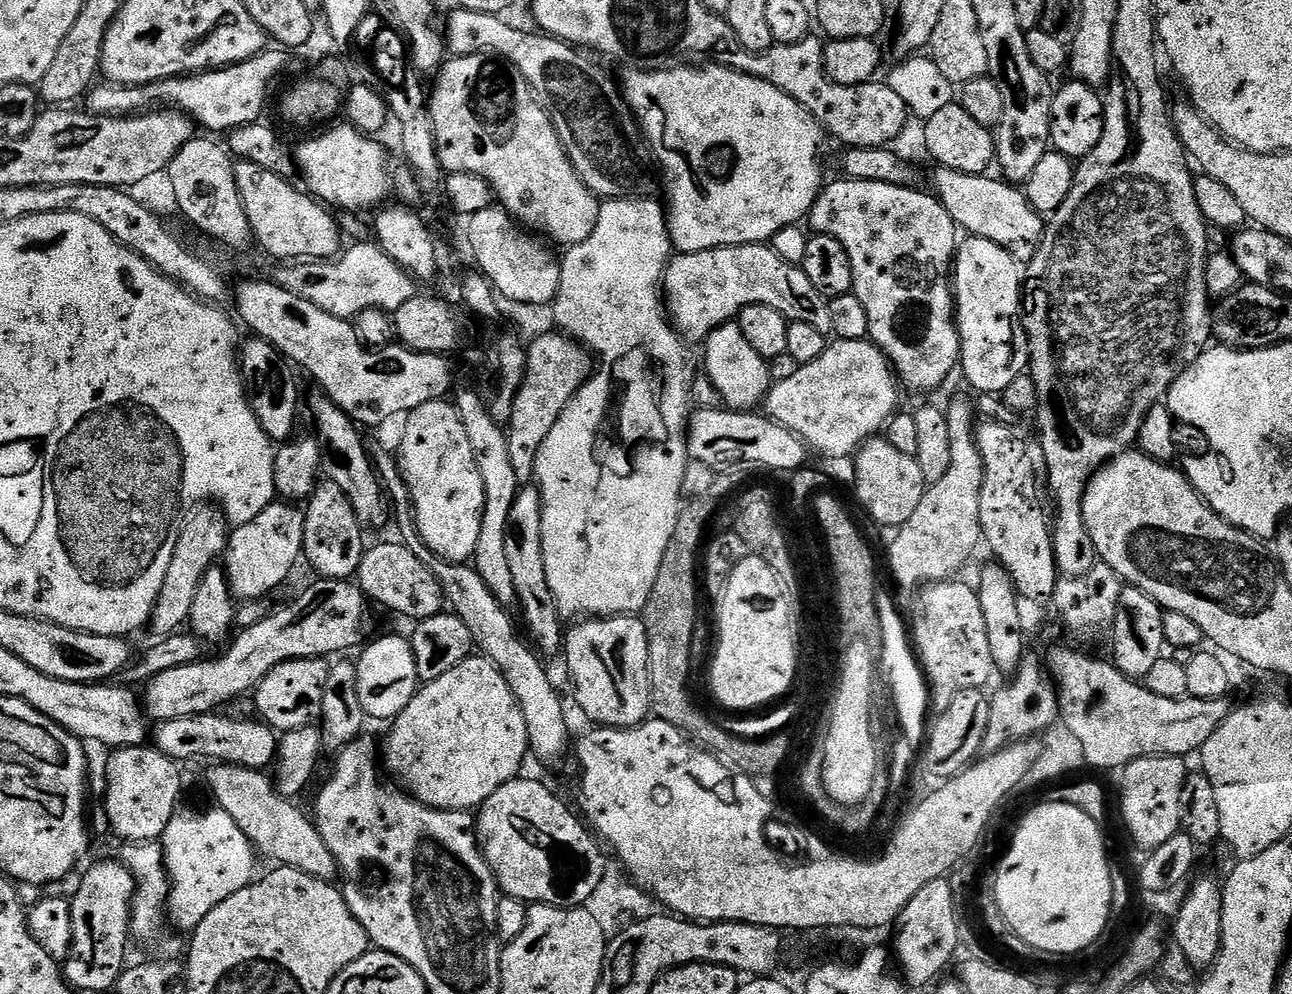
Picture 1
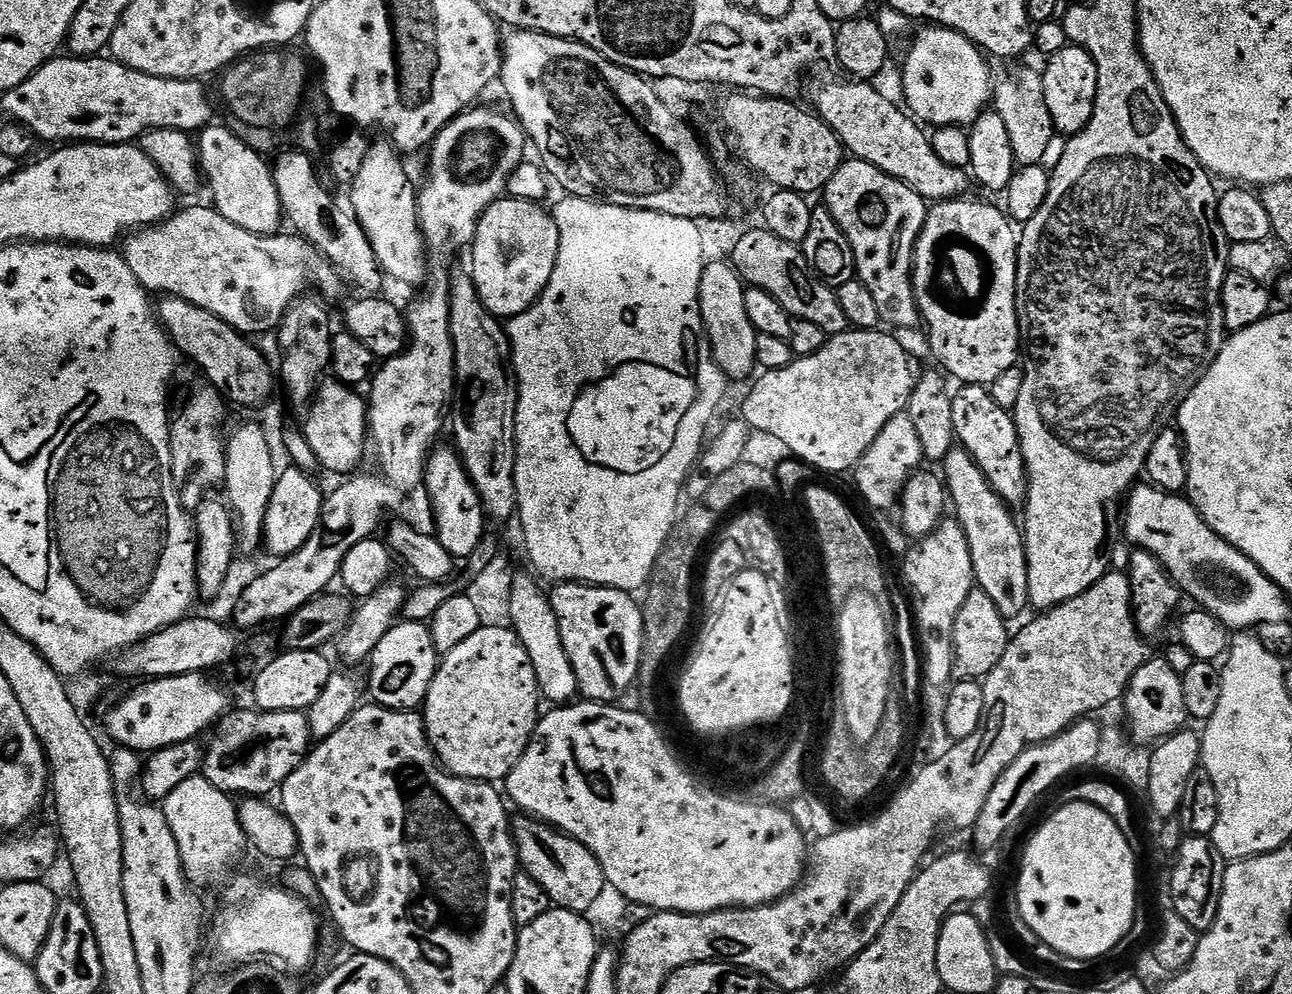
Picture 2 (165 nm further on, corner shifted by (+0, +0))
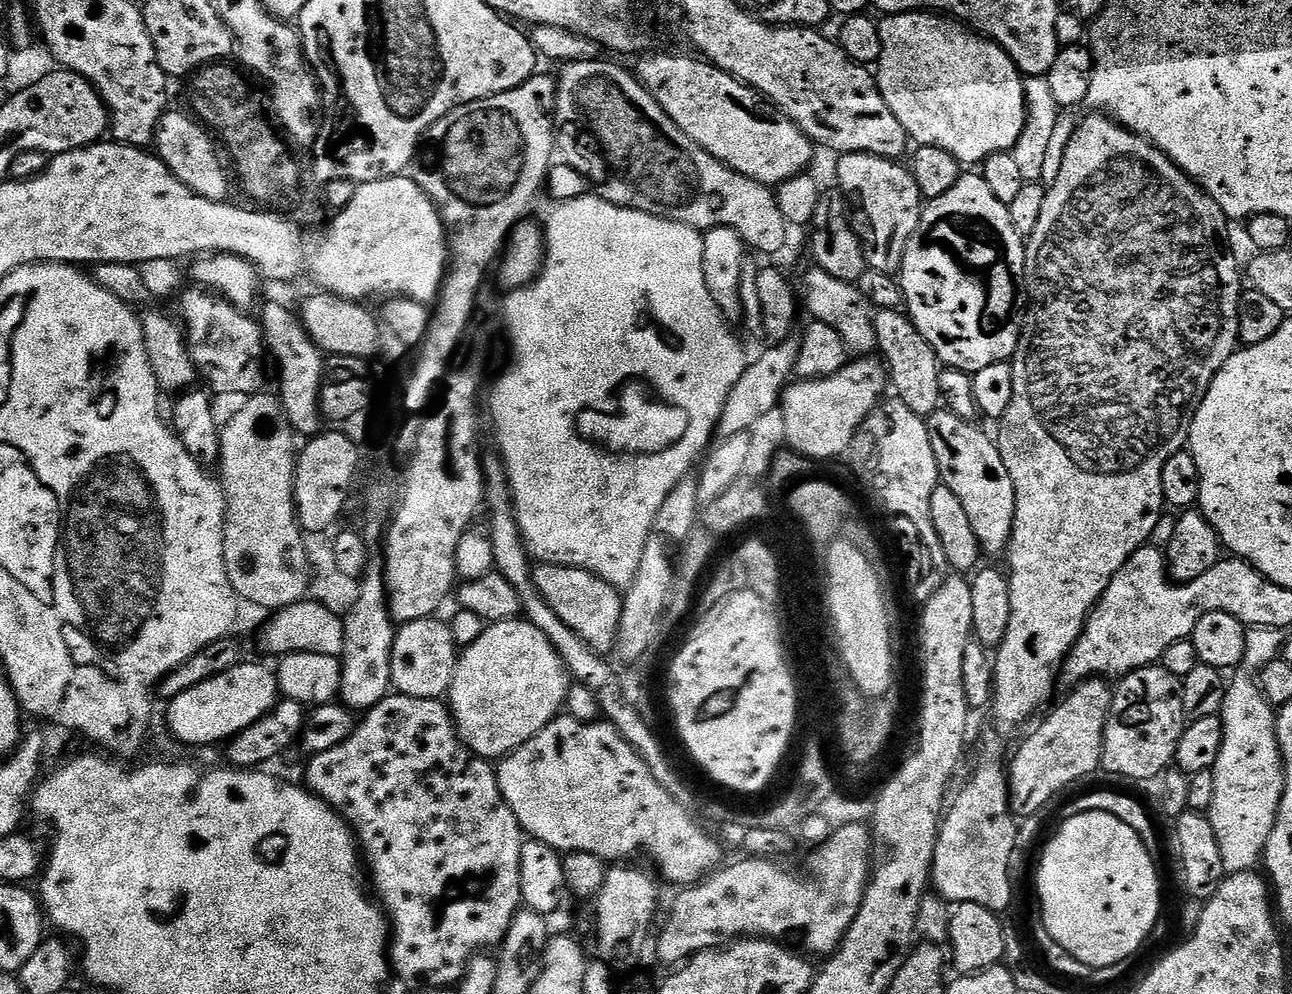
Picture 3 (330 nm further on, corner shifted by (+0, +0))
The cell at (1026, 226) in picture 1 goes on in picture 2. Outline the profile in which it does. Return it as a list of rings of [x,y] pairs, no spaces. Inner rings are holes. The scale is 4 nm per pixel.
[[[843,79],[832,80],[817,90],[814,111],[838,134],[855,159],[878,166],[878,170],[913,188],[925,202],[958,200],[969,195],[969,173],[963,168],[946,166],[946,162],[934,154],[929,133],[924,133],[925,129],[899,103],[887,100],[871,83]]]

